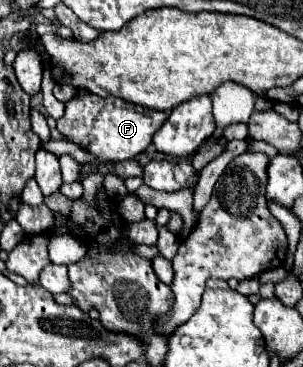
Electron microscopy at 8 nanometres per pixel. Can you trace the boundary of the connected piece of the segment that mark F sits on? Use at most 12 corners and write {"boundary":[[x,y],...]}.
{"boundary":[[90,92],[56,120],[92,158],[142,154],[164,112]]}

